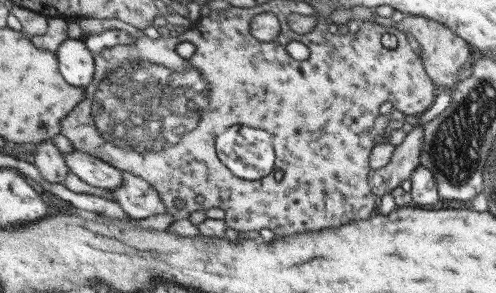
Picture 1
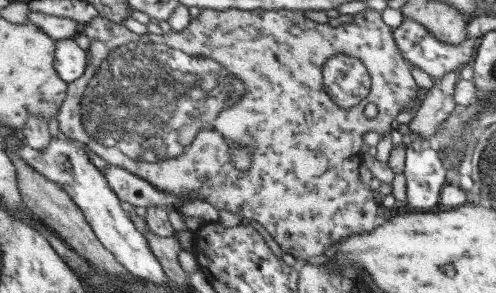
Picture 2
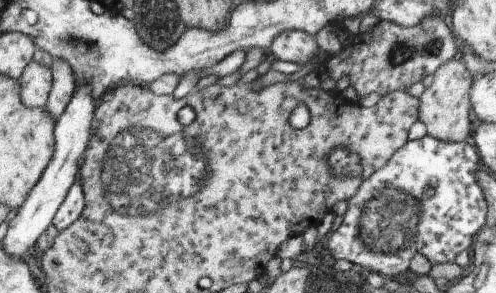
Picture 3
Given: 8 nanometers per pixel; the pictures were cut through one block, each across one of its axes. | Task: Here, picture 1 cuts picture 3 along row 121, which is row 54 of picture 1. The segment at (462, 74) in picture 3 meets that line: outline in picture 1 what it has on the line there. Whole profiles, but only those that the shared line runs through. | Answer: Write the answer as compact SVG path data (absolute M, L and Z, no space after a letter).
M377 16L375 18L375 24L383 24L383 26L393 26L397 30L403 30L405 34L413 36L415 42L419 44L421 48L421 56L425 60L425 66L427 66L427 72L429 72L429 78L433 78L435 84L439 84L441 88L445 90L451 90L453 84L457 82L457 74L459 70L463 68L463 64L469 60L469 48L467 48L467 42L457 36L453 30L449 30L447 26L439 24L439 22L433 22L429 18L423 18L423 16L405 16L401 22L393 22L391 18L381 18Z

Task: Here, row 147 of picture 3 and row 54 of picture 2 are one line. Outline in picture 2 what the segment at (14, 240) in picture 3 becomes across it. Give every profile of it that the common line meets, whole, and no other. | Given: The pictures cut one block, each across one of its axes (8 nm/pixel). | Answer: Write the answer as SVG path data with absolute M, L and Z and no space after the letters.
M75 38L57 42L57 72L65 82L75 82L87 74L89 52L79 48Z

